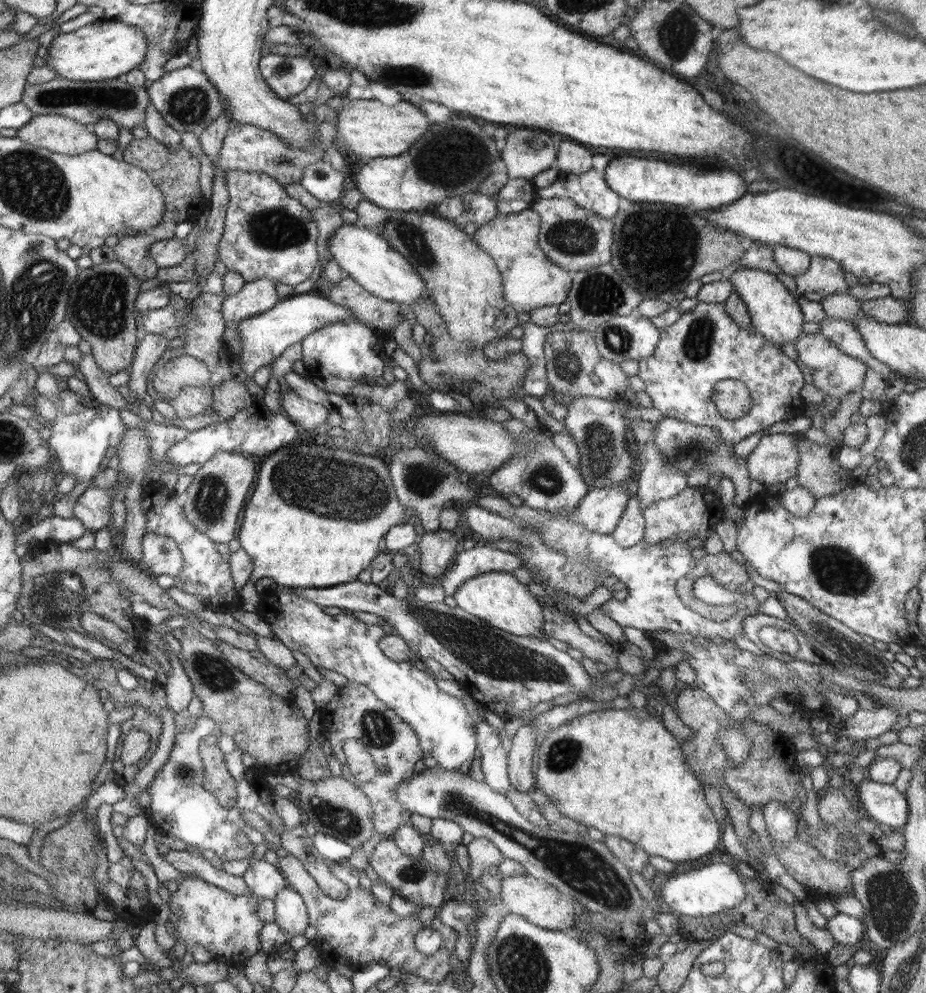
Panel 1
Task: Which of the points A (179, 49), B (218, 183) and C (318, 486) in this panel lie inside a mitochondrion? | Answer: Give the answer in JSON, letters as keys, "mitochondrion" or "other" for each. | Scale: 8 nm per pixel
{"A":"other","B":"other","C":"mitochondrion"}

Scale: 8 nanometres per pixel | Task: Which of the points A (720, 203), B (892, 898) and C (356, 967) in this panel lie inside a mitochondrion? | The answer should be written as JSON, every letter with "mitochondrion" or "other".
{"A":"other","B":"mitochondrion","C":"other"}

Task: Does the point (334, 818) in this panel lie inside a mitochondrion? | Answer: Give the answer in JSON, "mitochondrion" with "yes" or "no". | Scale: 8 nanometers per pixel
{"mitochondrion":"yes"}

